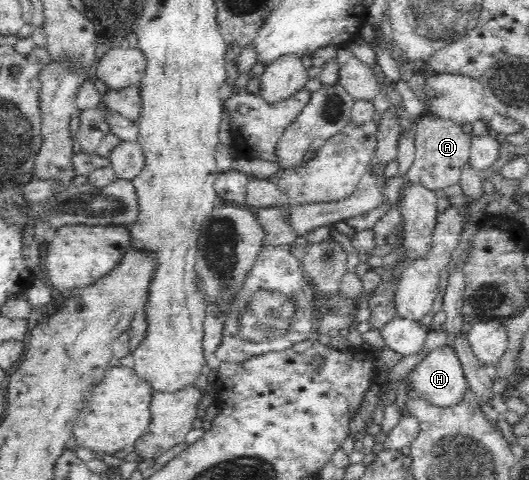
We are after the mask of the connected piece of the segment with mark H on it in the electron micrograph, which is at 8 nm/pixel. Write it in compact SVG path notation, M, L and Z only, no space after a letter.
M443 345L432 349L405 377L410 379L410 385L424 399L443 410L464 402L464 398L466 398L466 394L470 390L466 373L462 368L462 362L460 362L460 358L458 358L458 354L456 354L456 350L452 348L452 345Z

